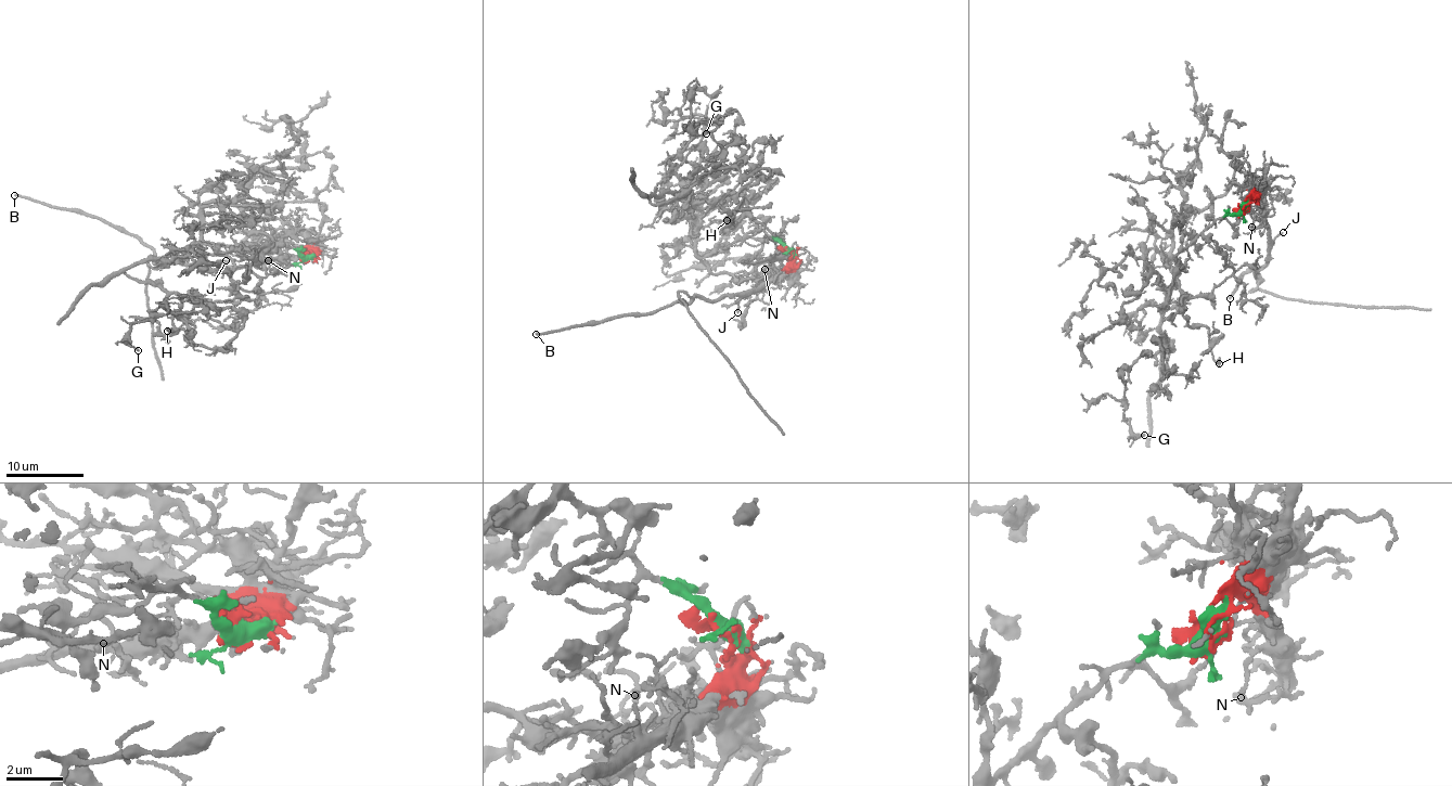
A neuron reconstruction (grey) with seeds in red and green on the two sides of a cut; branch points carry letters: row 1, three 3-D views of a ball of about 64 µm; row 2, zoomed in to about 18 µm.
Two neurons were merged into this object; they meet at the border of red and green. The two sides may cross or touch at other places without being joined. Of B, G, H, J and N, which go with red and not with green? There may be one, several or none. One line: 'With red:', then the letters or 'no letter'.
With red: B, J, N

